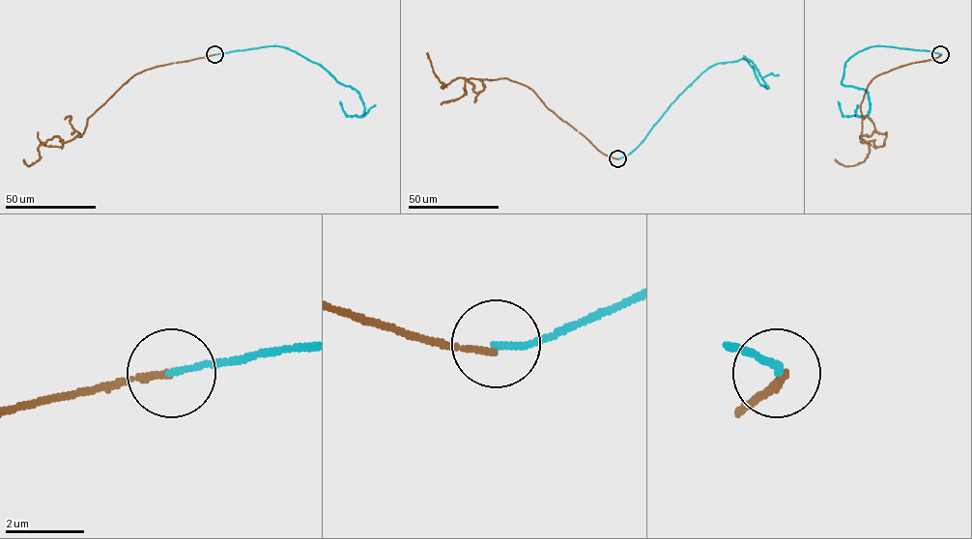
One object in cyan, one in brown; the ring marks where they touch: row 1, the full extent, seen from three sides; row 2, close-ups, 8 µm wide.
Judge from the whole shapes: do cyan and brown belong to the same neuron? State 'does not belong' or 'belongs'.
does not belong

